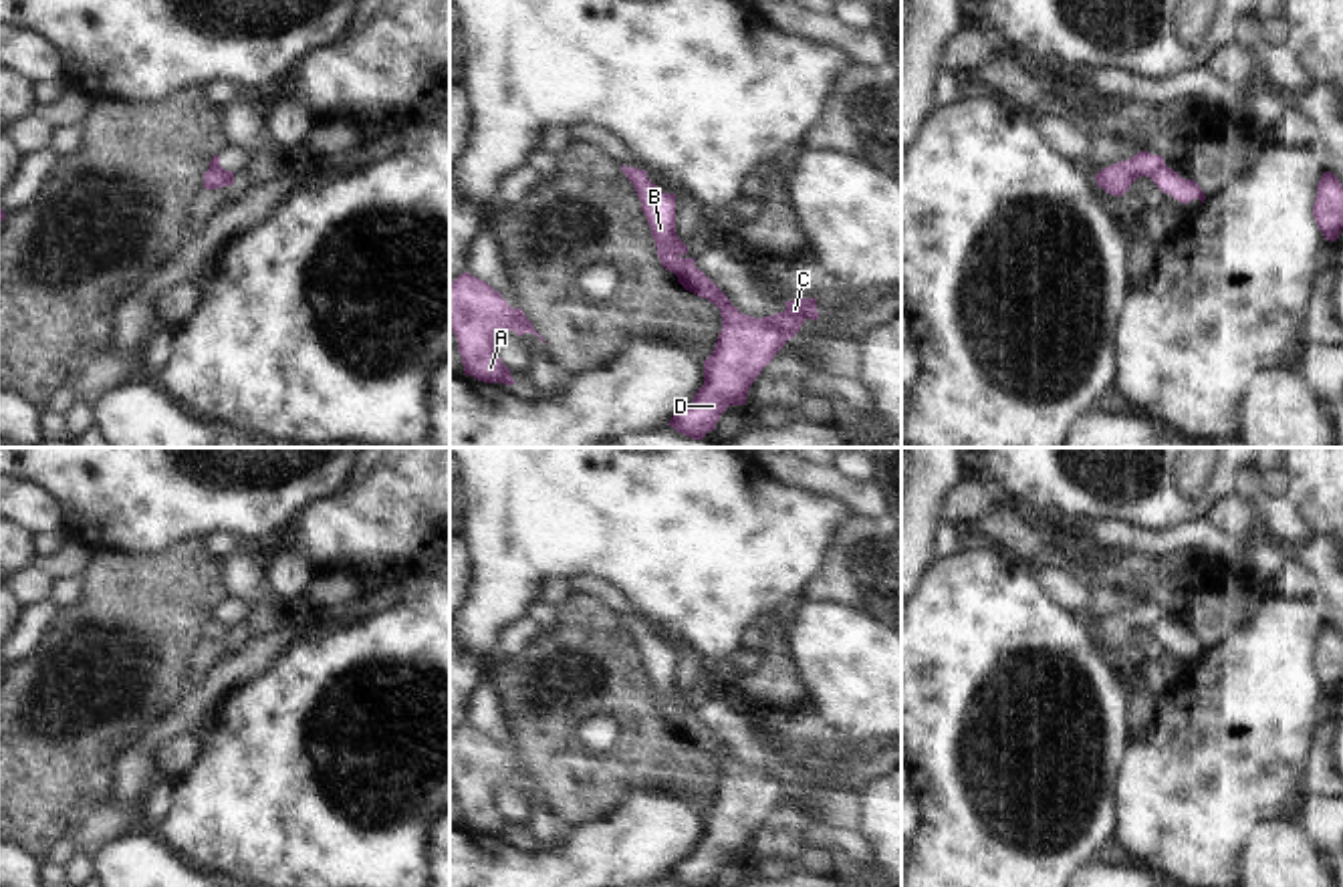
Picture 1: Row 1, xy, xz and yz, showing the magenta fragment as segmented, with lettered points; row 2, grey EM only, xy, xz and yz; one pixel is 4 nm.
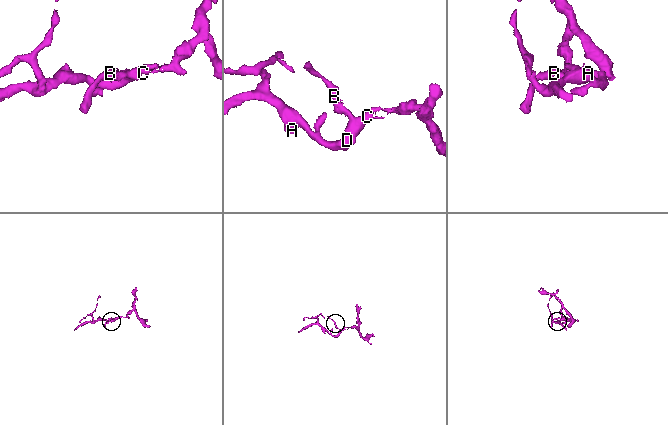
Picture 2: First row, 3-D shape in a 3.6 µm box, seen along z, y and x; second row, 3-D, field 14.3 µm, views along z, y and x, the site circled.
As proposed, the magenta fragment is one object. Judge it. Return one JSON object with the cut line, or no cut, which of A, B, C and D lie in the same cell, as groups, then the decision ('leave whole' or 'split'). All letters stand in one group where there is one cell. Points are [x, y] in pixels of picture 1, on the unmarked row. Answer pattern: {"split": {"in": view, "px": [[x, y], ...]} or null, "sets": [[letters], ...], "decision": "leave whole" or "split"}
{"split": {"in": "xz", "px": [[658, 698], [676, 708]]}, "sets": [["A", "C", "D"], ["B"]], "decision": "split"}

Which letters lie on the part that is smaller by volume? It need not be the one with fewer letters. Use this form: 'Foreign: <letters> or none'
Foreign: B

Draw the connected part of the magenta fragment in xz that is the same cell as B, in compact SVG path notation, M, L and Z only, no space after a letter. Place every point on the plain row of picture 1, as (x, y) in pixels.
M621 617L621 623L637 643L655 698L665 700L676 708L682 706L684 712L694 716L696 710L686 708L688 698L676 685L676 645L661 643L649 633L647 623L643 621Z

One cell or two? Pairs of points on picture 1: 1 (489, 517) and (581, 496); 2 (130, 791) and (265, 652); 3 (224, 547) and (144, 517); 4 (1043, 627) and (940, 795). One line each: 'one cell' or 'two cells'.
1: one cell
2: one cell
3: two cells
4: one cell

